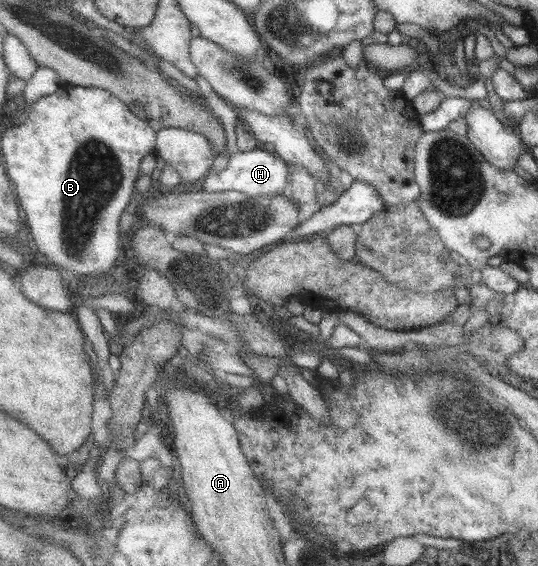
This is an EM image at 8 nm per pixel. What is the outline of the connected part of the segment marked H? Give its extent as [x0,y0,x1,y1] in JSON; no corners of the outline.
[201,148,289,197]

